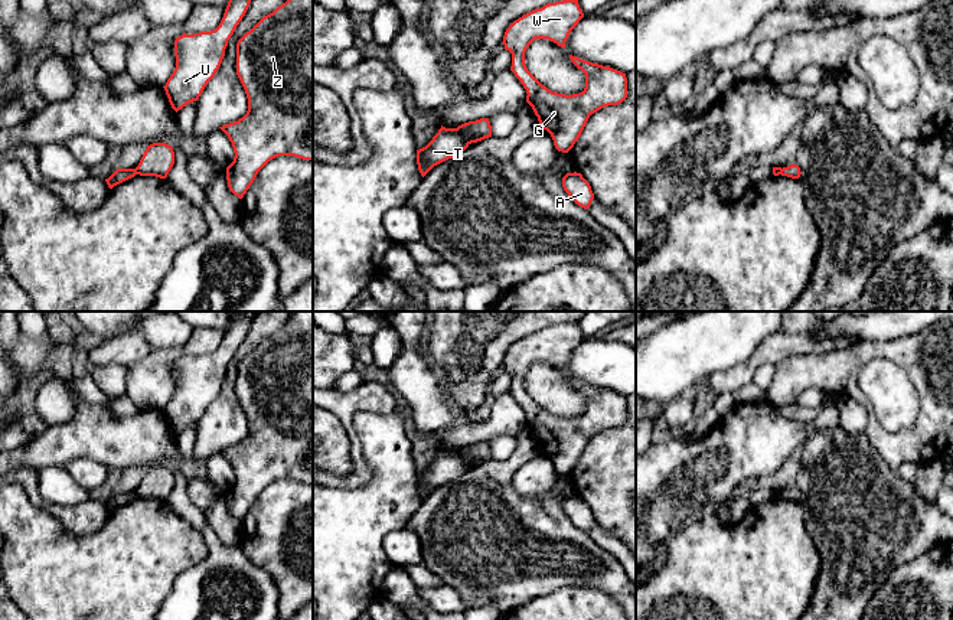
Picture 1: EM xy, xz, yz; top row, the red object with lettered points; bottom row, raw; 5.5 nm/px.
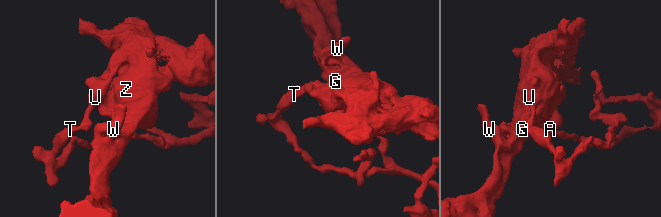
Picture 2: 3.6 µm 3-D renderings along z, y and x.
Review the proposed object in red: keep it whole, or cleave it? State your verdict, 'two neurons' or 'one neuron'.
two neurons

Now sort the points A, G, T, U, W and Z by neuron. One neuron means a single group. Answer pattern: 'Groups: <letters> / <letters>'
Groups: A T / G U W Z

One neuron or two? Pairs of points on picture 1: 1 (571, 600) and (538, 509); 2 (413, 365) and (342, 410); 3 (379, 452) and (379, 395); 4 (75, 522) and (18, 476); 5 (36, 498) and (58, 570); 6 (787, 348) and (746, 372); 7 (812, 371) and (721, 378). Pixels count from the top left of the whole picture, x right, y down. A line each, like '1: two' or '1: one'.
1: two
2: two
3: two
4: one
5: two
6: one
7: two

